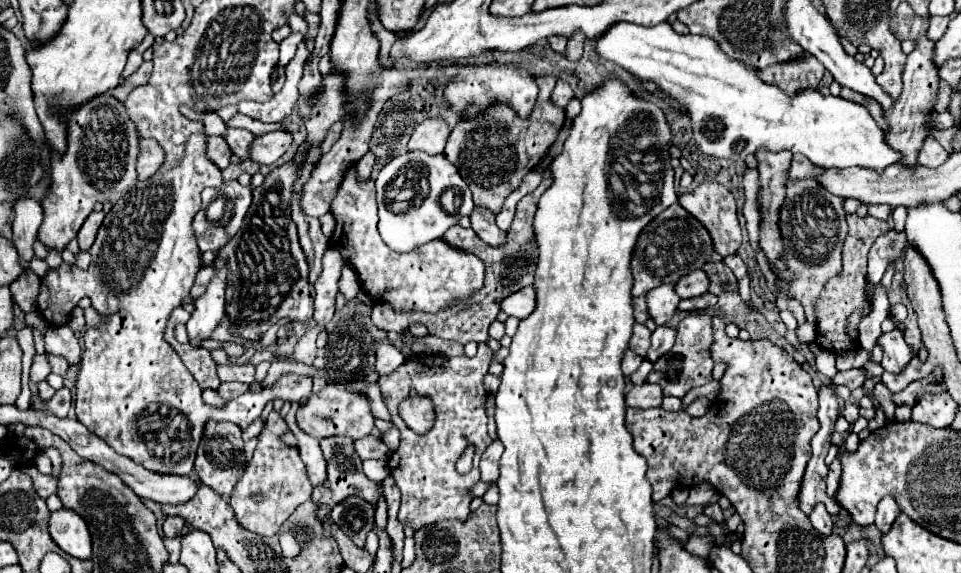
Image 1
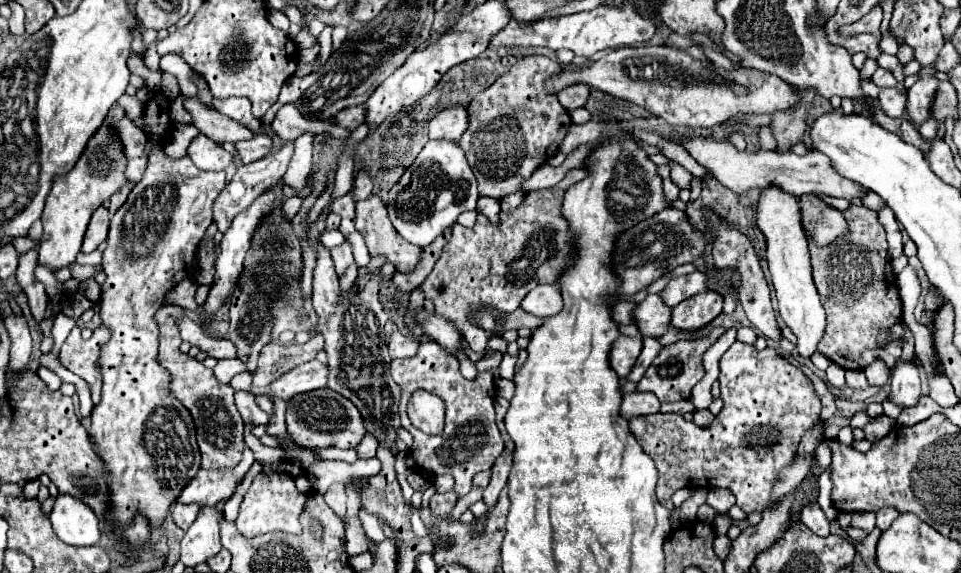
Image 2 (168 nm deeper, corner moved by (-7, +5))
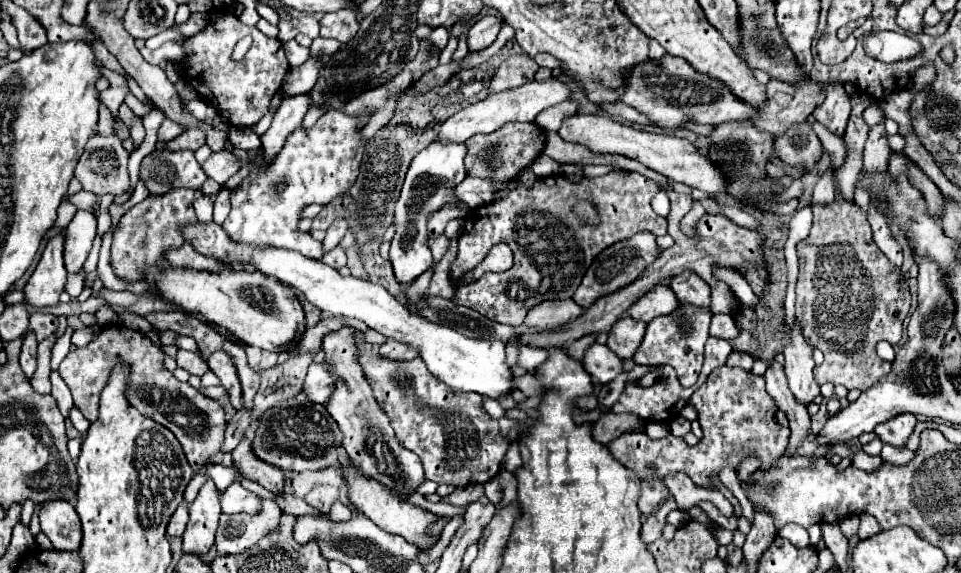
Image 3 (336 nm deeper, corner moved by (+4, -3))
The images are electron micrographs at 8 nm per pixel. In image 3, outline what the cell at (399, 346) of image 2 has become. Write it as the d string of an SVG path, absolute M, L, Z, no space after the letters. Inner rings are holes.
M386 339L386 343L382 343L378 347L378 355L392 359L392 361L410 361L410 359L418 357L418 355L414 355L414 351L410 351L406 345L402 345L394 339Z

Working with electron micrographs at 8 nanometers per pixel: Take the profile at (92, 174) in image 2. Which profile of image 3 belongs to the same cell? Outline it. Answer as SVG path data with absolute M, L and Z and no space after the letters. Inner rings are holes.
M60 231L54 237L48 239L46 249L28 279L24 293L26 301L44 307L44 305L56 305L60 299L60 293L64 291L66 285L66 267L64 267L64 243L66 243L66 233Z

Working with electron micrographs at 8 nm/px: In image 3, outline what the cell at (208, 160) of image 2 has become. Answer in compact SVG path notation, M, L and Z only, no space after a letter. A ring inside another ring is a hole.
M156 151L146 155L140 167L140 179L146 181L150 193L166 193L174 187L200 189L208 175L194 159L194 151Z

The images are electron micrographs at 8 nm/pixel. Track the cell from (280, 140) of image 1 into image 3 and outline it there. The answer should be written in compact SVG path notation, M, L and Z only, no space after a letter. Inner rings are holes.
M218 151L218 153L212 153L206 159L202 169L216 183L224 185L232 175L236 175L240 171L240 159L234 153L230 153L230 151Z

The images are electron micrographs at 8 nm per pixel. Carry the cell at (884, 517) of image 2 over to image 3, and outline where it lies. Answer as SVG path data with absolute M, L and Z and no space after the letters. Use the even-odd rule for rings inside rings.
M860 515L860 531L858 531L860 539L868 539L868 537L876 535L878 531L880 531L878 521L872 515Z

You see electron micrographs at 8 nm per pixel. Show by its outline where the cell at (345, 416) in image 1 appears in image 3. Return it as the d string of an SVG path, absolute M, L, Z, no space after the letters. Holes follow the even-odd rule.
M286 399L268 409L252 433L254 453L280 469L290 471L318 471L340 465L338 449L342 447L342 431L324 405L306 399Z

